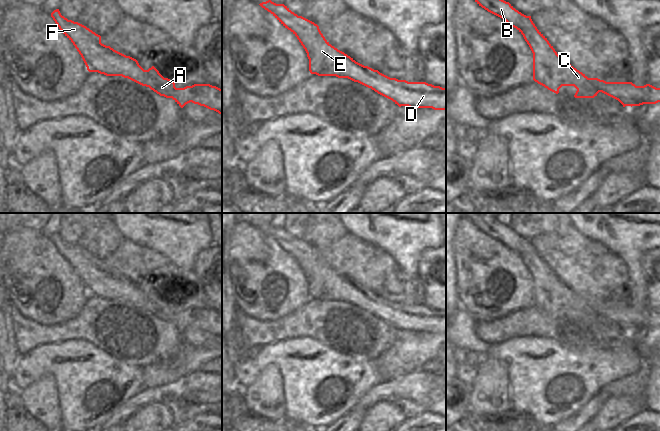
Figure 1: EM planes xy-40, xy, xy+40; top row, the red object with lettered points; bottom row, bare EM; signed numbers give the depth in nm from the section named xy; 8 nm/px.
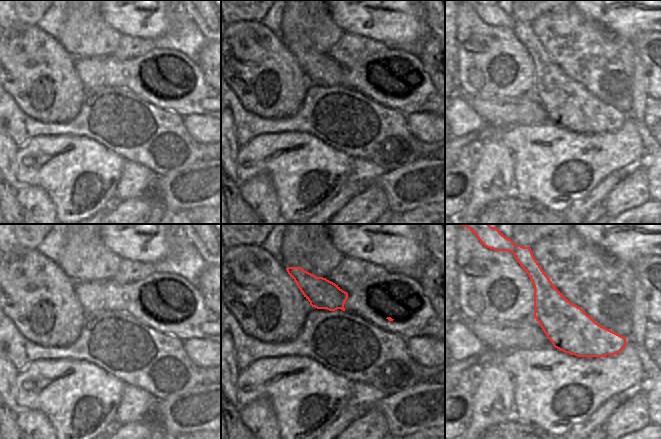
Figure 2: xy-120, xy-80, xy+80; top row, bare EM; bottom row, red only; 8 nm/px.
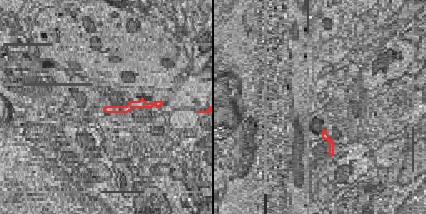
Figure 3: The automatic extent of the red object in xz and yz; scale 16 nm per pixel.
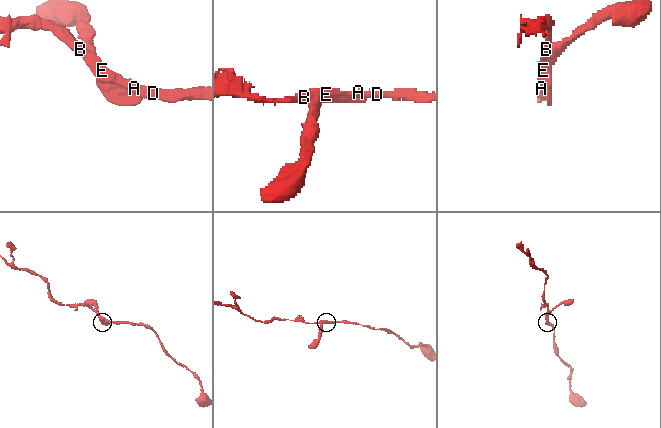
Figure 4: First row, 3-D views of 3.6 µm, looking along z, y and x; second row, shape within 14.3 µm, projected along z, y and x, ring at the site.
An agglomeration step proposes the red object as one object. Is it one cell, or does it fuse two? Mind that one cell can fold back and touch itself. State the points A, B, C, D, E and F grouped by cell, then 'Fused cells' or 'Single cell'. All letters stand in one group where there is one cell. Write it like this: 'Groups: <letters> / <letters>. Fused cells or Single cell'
Groups: A B C D E F. Single cell.

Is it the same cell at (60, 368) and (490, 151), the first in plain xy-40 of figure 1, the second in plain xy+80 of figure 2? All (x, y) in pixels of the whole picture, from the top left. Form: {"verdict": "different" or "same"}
{"verdict": "different"}

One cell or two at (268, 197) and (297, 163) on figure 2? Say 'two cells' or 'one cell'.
two cells

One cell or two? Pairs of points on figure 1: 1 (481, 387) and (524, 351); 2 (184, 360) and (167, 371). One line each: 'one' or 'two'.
1: two
2: two

